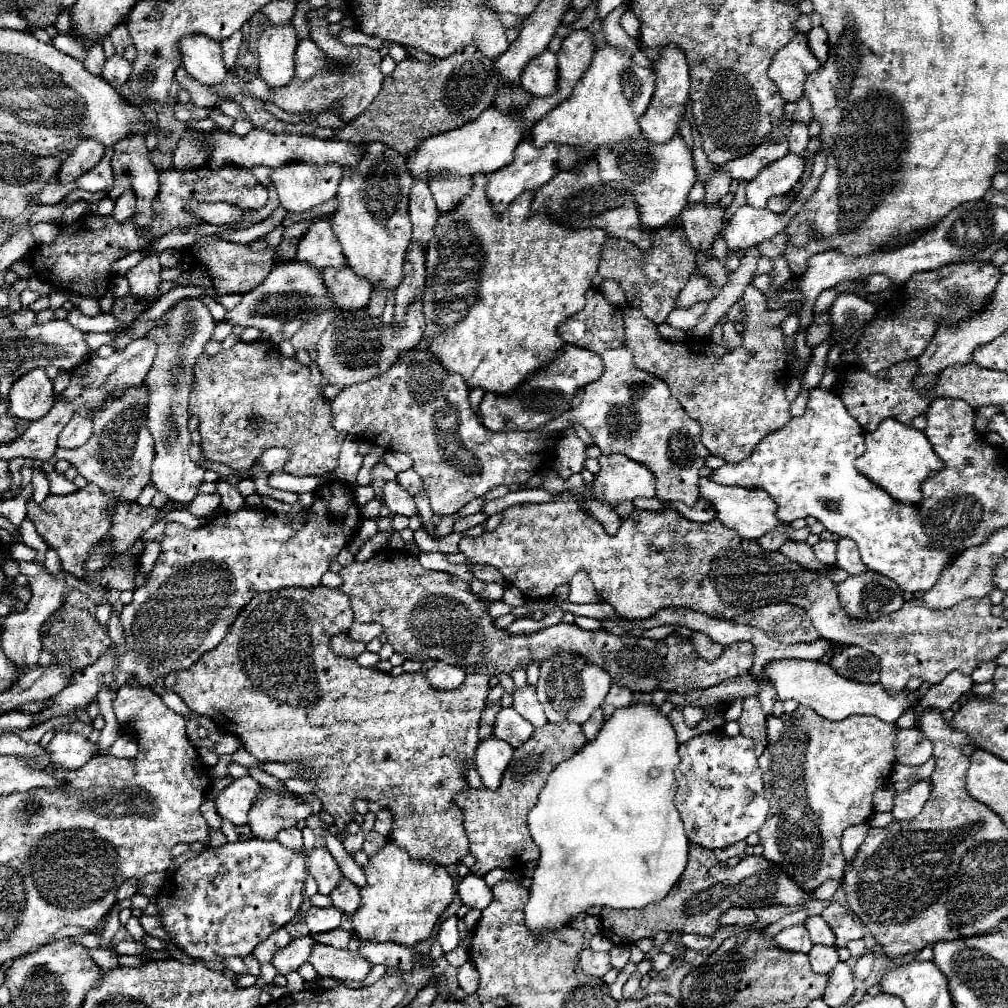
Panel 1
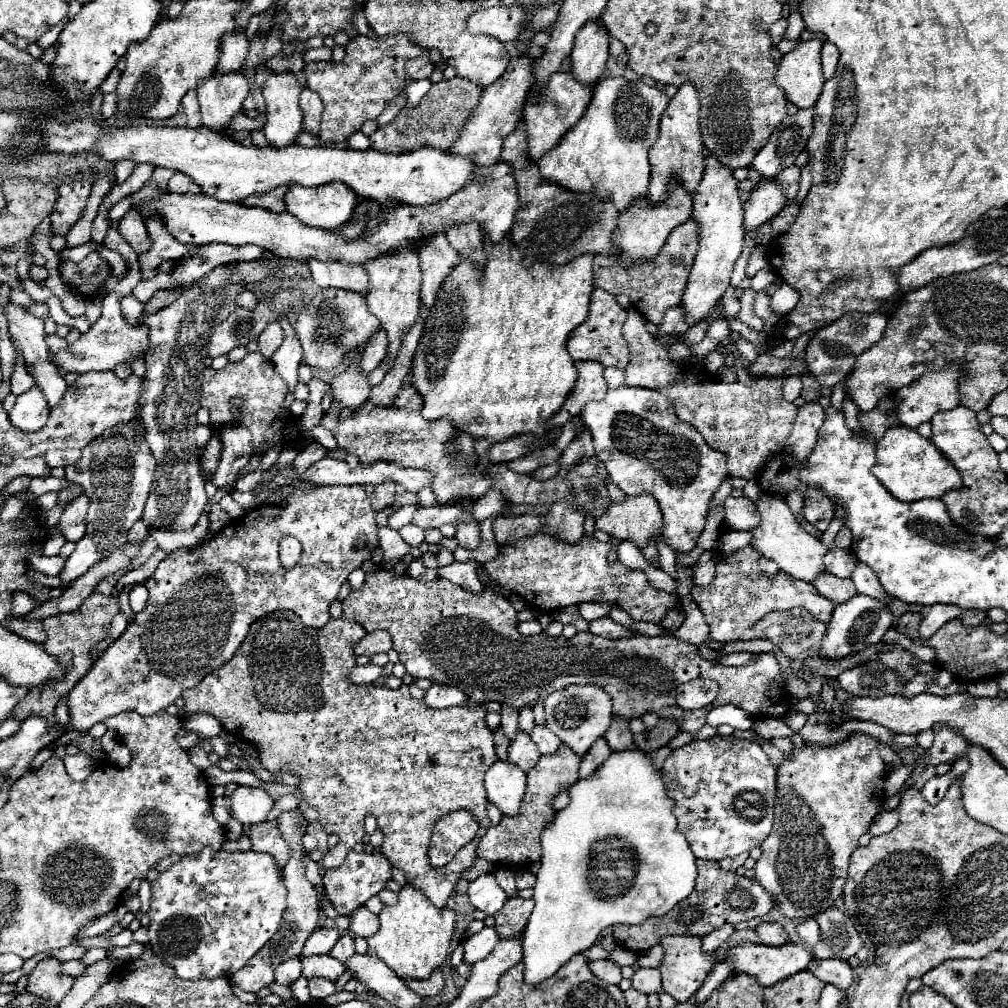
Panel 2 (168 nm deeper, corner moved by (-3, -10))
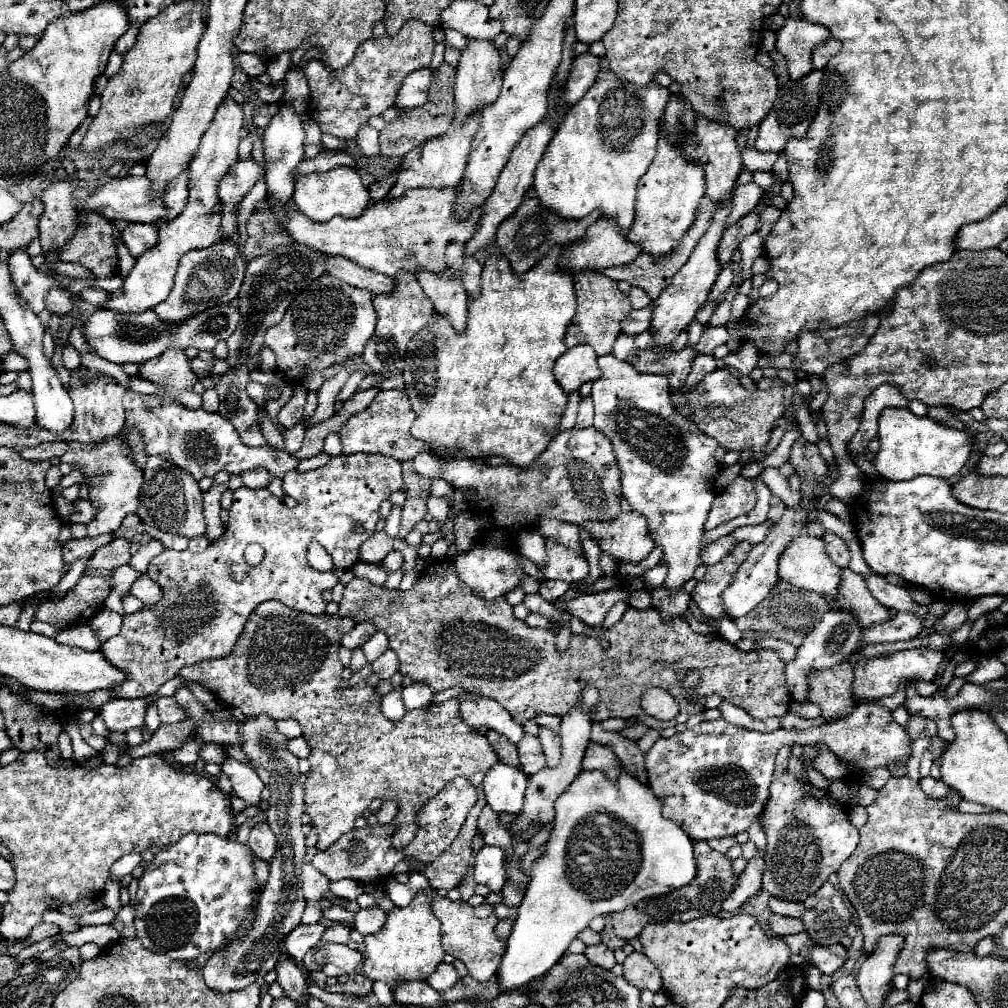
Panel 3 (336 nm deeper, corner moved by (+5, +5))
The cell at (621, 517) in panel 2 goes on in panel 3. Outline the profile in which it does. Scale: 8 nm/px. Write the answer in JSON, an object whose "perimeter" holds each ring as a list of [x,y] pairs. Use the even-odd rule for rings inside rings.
{"perimeter":[[[635,510],[621,512],[609,522],[587,520],[583,526],[589,530],[591,538],[599,538],[603,542],[603,552],[619,562],[639,562],[655,546],[653,538],[649,536],[647,520]]]}

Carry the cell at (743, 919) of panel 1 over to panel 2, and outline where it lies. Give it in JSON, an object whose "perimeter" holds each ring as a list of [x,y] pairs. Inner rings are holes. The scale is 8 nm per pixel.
{"perimeter":[[[763,923],[763,925],[759,925],[757,935],[759,935],[763,945],[771,945],[771,947],[779,947],[779,945],[791,941],[789,935],[785,933],[785,929],[779,923]]]}

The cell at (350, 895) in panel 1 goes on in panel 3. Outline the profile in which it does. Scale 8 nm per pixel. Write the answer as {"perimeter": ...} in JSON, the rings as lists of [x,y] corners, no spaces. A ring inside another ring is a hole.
{"perimeter":[[[377,906],[361,908],[359,912],[353,914],[353,926],[361,934],[373,934],[381,930],[381,924],[385,924],[385,912]]]}

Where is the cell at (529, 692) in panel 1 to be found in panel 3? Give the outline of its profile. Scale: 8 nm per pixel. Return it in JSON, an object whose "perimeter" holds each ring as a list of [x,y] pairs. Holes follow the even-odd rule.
{"perimeter":[[[539,726],[539,742],[543,746],[545,758],[547,758],[547,766],[555,766],[561,758],[561,738],[557,732],[549,730],[547,726]]]}

